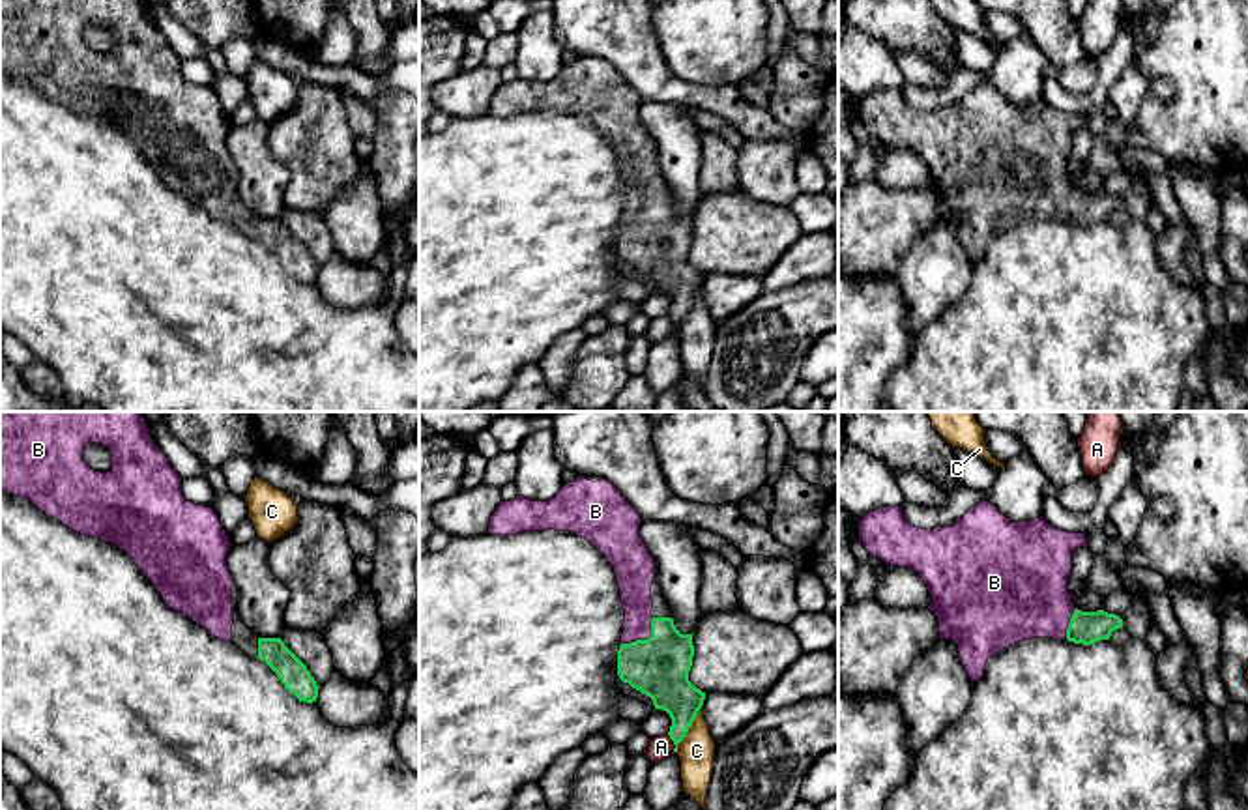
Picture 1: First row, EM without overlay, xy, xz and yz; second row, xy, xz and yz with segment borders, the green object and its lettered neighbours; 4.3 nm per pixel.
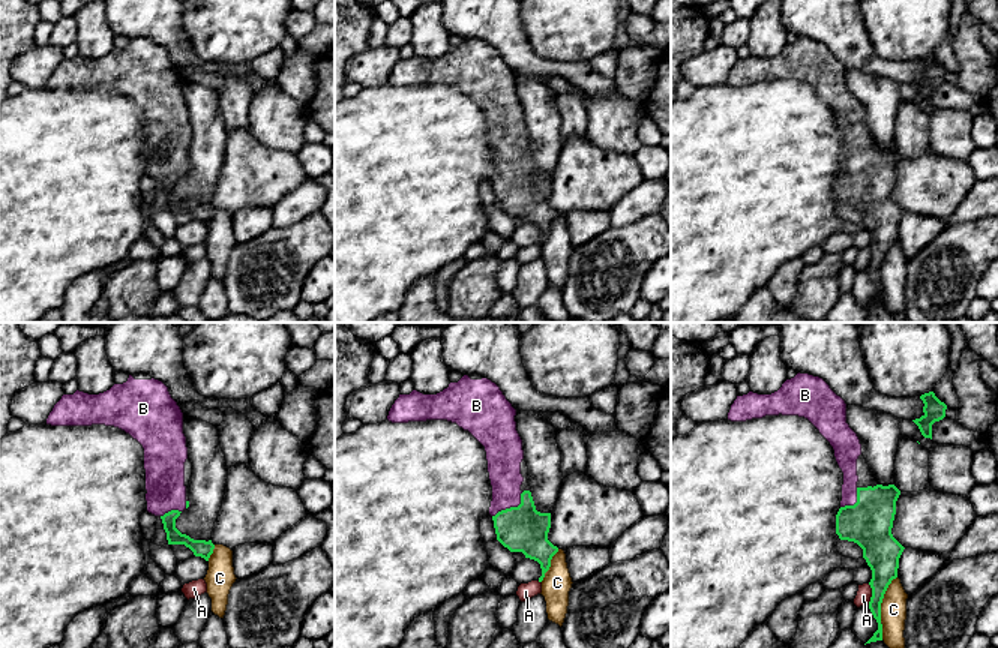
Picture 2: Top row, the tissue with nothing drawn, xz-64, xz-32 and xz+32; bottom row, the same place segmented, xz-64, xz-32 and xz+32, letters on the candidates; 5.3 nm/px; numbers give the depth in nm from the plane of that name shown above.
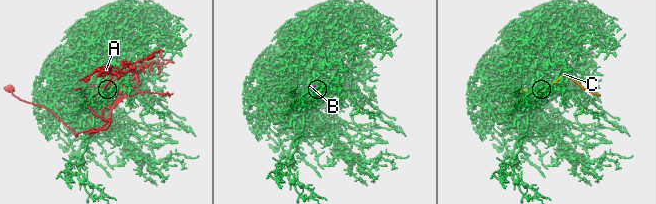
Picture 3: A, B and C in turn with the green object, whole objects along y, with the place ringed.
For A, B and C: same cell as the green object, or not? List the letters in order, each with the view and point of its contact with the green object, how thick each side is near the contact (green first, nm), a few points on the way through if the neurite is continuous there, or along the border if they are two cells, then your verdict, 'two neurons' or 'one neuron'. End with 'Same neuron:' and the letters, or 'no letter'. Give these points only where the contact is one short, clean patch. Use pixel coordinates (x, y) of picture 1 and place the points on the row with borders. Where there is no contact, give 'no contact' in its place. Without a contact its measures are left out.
A: meets green in xz at (674, 743); 180 nm thick on the green side, 100 nm on the other; two neurons
B: meets green in xz at (644, 640); 260 nm thick on the green side, 140 nm on the other; runs through xz (659, 666), (644, 640), (638, 627), (635, 584); one neuron
C: meets green in xz at (687, 730); 200 nm thick on the green side, 150 nm on the other; two neurons
Same neuron: B

